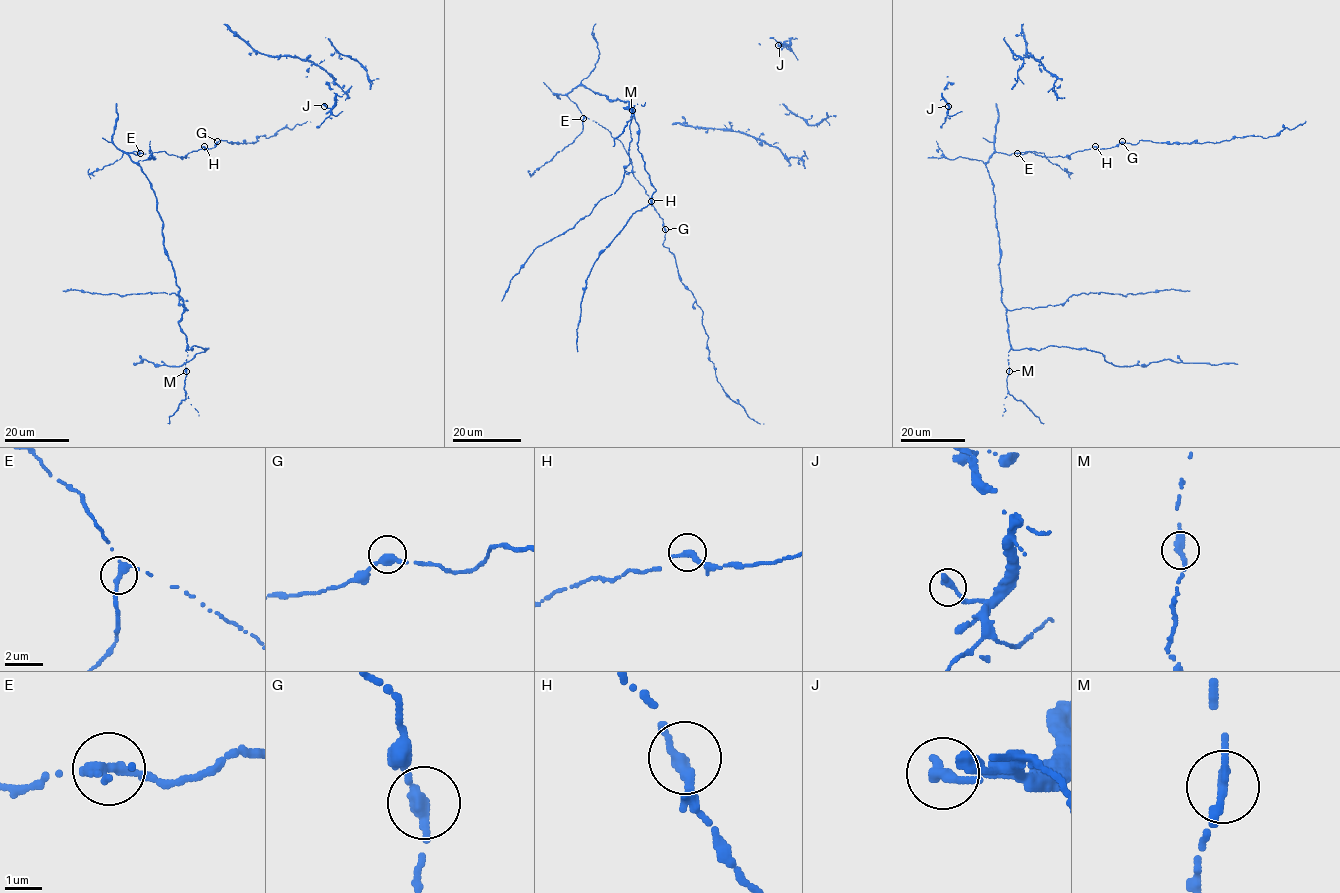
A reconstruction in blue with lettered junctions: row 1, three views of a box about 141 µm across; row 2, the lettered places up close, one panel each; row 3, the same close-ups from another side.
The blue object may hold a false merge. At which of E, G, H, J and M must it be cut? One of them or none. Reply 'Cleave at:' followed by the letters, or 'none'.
Cleave at: none

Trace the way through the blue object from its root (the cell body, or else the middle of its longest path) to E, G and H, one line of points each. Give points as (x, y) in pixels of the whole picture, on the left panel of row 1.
E: (148, 179), (125, 152), (139, 153)
G: (148, 179), (125, 152), (137, 154), (165, 151), (186, 157), (202, 147), (213, 148), (217, 141)
H: (148, 179), (125, 152), (137, 154), (165, 151), (186, 157), (204, 146)

